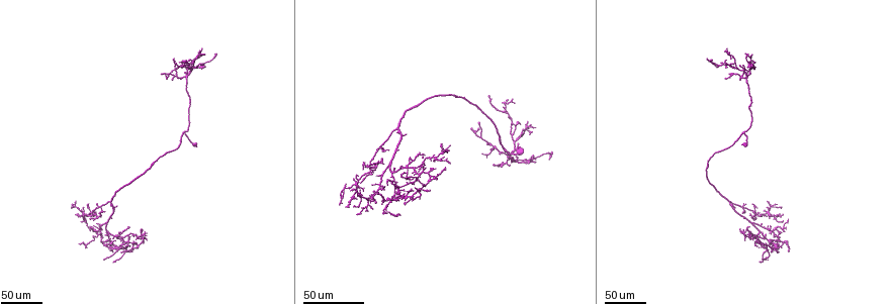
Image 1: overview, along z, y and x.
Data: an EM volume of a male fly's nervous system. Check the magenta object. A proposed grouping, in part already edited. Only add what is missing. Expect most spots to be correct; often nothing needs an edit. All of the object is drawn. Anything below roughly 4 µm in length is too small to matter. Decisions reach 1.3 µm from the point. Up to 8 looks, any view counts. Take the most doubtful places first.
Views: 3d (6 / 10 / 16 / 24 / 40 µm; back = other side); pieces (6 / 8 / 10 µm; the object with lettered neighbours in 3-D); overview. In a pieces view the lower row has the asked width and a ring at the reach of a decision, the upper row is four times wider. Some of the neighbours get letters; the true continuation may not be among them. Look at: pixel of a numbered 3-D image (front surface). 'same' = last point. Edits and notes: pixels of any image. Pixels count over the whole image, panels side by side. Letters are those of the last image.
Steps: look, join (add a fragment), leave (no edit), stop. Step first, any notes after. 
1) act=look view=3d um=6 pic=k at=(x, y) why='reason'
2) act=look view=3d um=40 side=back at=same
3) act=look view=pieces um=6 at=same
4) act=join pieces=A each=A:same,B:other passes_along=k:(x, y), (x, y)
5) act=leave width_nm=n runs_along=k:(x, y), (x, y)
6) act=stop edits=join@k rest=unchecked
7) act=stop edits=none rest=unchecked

act=look view=3d um=40 pic=1 at=(399, 150) why='an open end'

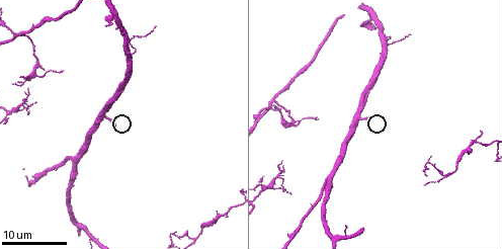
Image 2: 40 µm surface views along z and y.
act=look view=pieces um=10 pic=2 at=(115, 124)

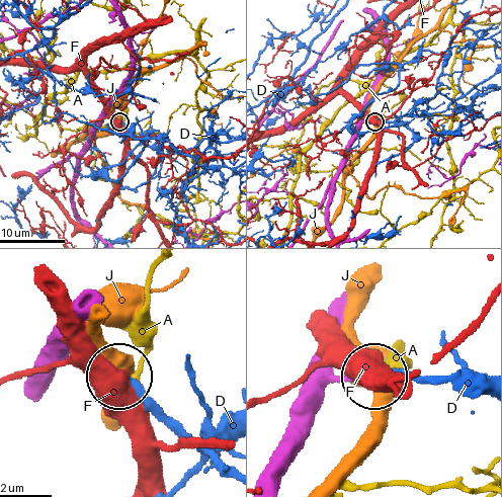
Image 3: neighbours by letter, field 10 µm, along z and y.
act=leave each=A:other,D:other,F:other,J:other found='none of them fits'

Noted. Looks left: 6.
act=look view=3d um=40 pic=1 at=(215, 53) why='free end'

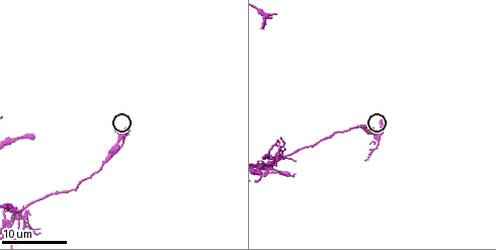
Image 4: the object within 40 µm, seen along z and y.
act=look view=pieces um=6 pic=4 at=(380, 121) why='what lies round it'

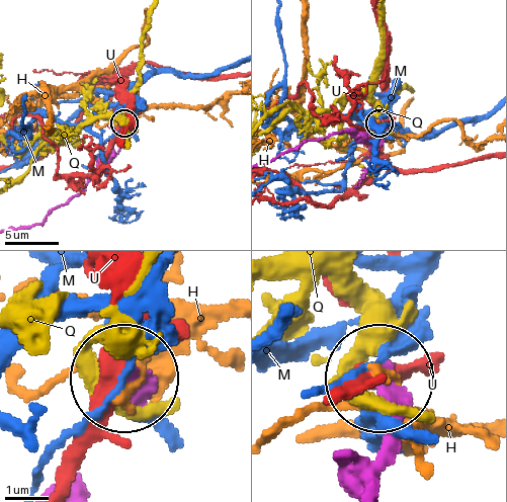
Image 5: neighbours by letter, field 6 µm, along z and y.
act=leave each=H:other,M:other,Q:other,U:other found='no lettered fragment goes on from it'

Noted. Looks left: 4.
act=look view=3d um=24 pic=4 at=(19, 214) why='an open end'

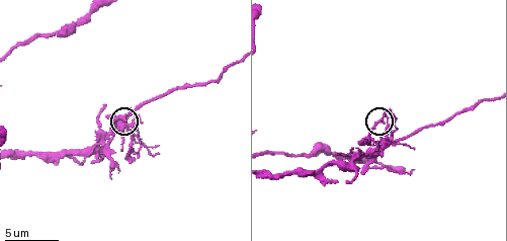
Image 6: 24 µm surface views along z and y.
act=look view=pieces um=6 pic=6 at=(123, 120)

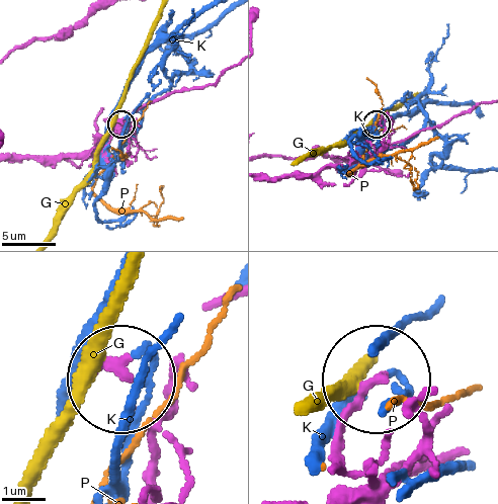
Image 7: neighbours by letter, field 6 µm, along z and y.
act=leave each=G:other,K:other,P:other found='none of them fits'

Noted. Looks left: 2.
act=look view=3d um=40 pic=1 at=(722, 62) why='branch stops here'

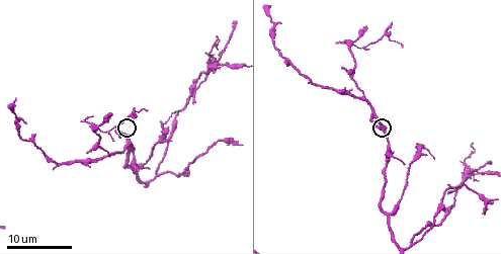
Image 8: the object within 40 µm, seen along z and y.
act=look view=pieces um=10 pic=8 at=(121, 136) why='see the neighbours'

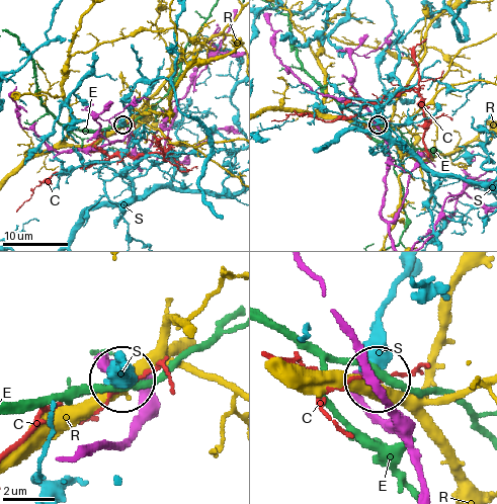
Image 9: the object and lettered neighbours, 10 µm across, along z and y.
act=leave width_nm=370 each=C:other,E:other,R:other,S:other found='no lettered fragment goes on from it'

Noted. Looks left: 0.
act=stop edits=none rest=unchecked

